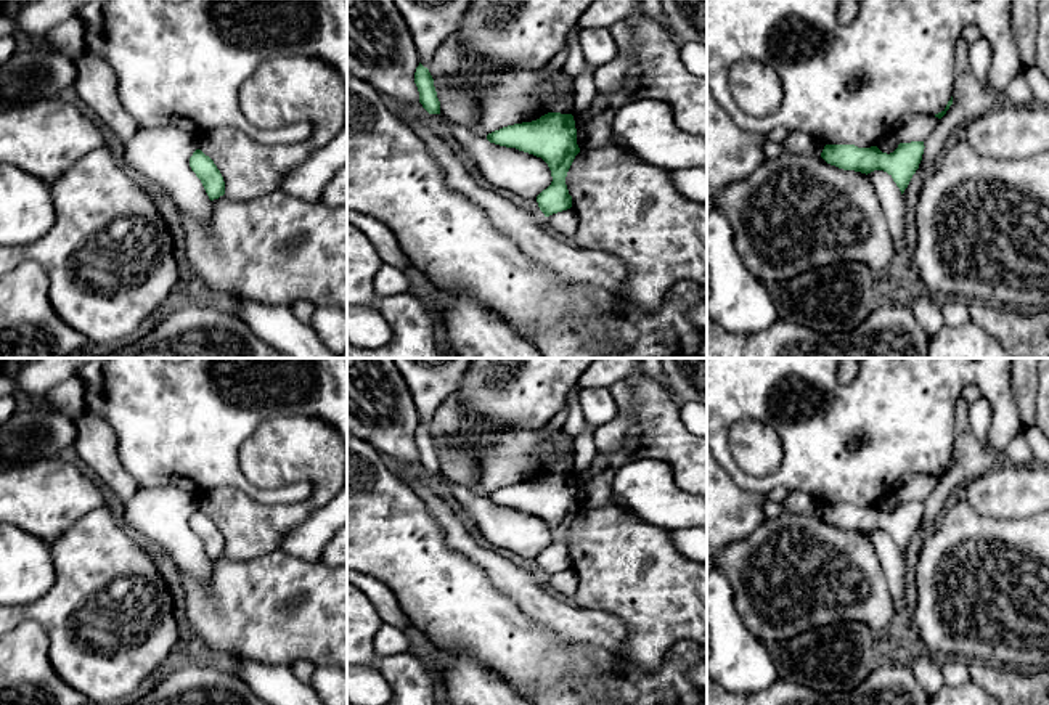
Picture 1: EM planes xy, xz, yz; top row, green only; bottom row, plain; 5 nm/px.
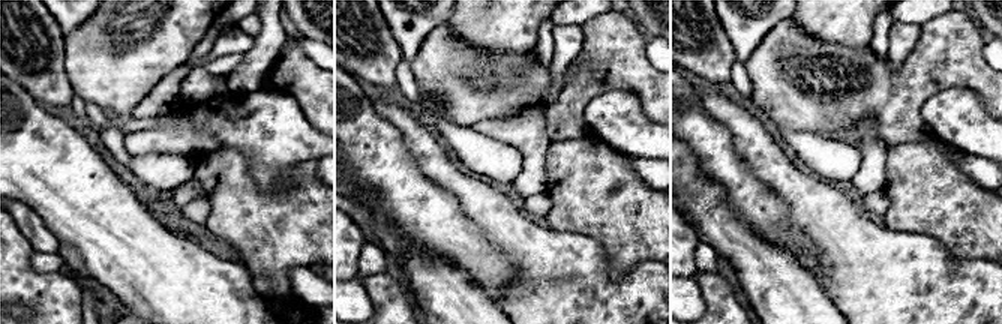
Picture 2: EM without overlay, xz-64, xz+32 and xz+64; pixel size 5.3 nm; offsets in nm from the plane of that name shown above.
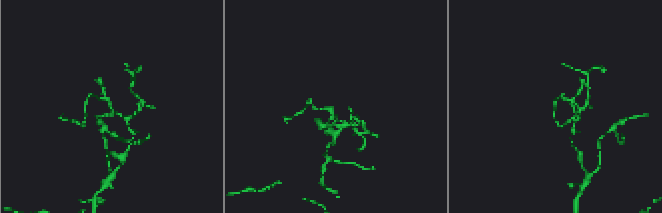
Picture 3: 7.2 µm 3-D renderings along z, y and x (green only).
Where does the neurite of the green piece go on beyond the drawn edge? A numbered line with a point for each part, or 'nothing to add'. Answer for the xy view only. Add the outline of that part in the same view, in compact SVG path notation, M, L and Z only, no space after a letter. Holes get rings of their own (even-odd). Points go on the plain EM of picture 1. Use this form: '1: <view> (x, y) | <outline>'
nothing to add

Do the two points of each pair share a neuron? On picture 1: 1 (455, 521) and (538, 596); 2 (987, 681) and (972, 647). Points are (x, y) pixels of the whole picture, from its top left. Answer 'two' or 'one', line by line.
1: one
2: two

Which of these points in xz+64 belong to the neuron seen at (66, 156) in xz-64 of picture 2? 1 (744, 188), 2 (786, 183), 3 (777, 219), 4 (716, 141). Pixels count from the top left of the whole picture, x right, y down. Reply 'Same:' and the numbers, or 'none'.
Same: 1, 3, 4

